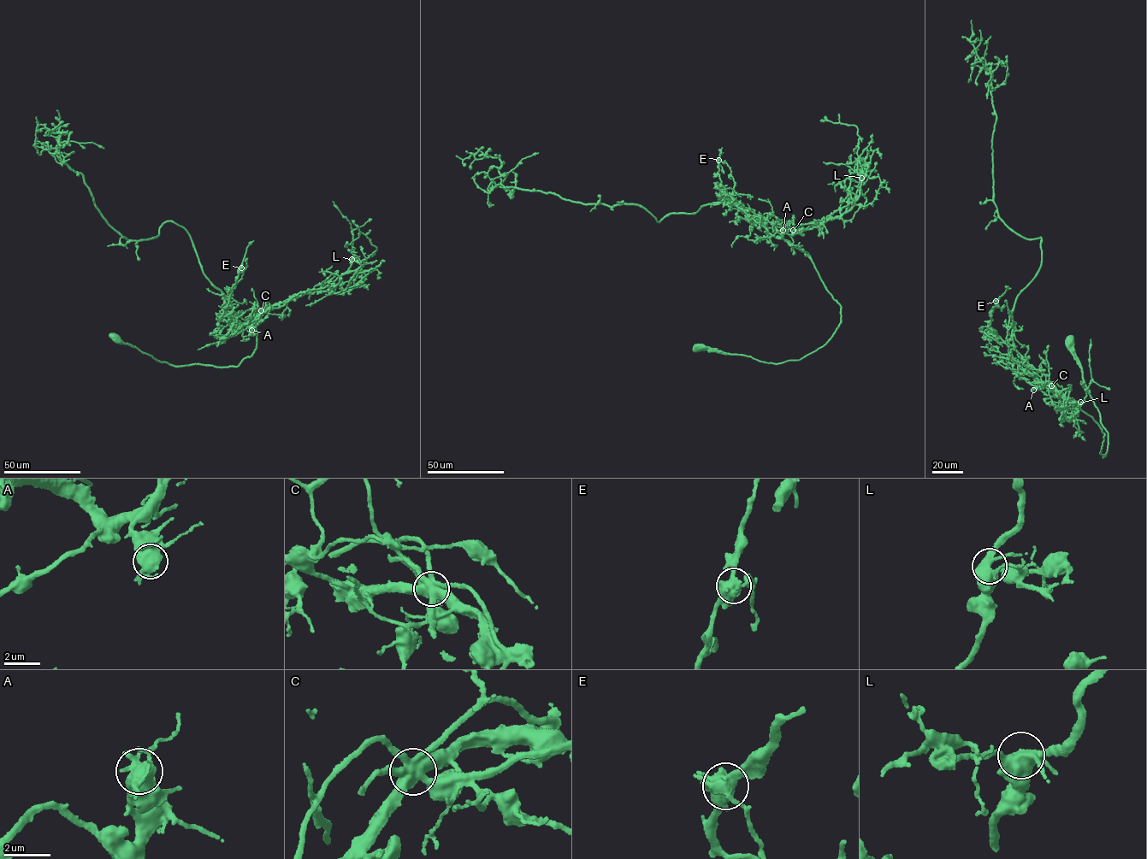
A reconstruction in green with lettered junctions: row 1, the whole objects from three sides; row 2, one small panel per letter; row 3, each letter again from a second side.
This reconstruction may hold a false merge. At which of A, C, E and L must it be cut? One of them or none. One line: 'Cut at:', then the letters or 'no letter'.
Cut at: C

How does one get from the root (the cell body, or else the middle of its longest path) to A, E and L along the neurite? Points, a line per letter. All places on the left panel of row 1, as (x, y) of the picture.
A: (116, 338), (174, 366), (235, 367), (256, 348), (256, 325), (260, 317), (248, 323), (251, 330)
E: (116, 338), (174, 366), (238, 366), (256, 348), (256, 325), (260, 317), (235, 325), (225, 310), (241, 267)
L: (116, 338), (174, 366), (235, 367), (256, 348), (260, 317), (251, 320), (257, 308), (329, 285), (351, 259)

